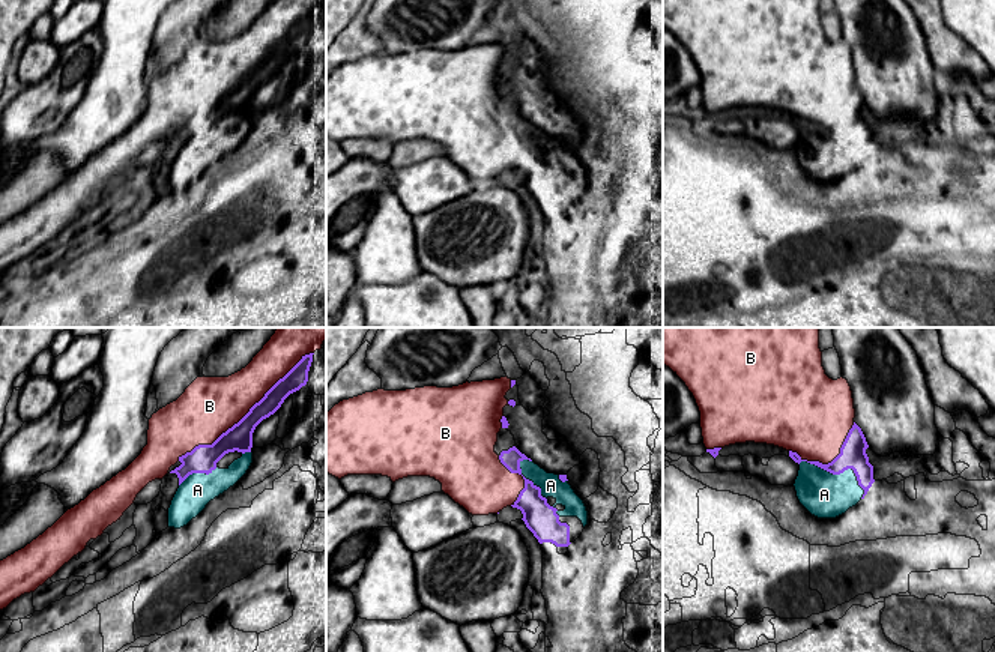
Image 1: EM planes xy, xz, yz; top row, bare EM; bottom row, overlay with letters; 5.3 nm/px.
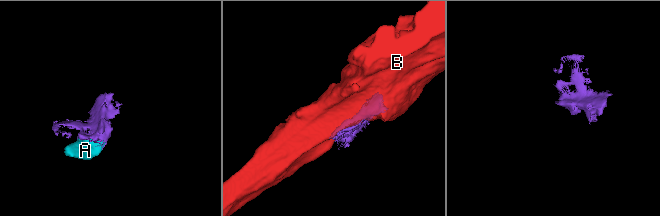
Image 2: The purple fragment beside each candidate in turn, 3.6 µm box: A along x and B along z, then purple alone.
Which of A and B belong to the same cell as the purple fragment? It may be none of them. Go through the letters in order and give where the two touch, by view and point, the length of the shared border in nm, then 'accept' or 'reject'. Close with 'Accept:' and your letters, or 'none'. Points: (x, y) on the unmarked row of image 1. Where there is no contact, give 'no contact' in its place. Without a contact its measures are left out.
A: contact yz (837, 137); length 400 nm; accept
B: contact xy (247, 77); length 950 nm; reject
Accept: A

